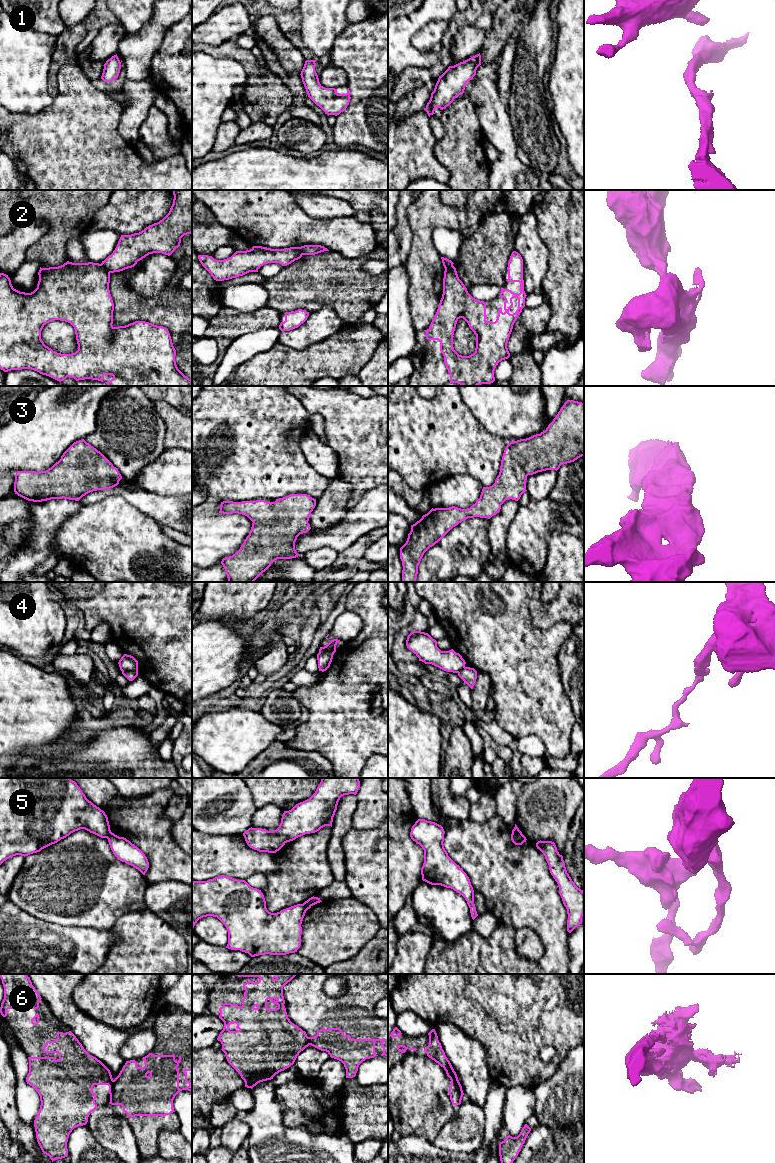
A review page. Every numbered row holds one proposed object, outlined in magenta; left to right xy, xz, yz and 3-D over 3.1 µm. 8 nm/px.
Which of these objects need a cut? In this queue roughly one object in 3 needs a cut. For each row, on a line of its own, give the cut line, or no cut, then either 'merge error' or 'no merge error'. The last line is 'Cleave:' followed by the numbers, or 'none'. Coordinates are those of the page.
1: cut none; no merge error
2: cut xy (101, 263), (109, 273); merge error
3: cut none; no merge error
4: cut xy (137, 671), (122, 672); merge error
5: cut yz (512, 831), (525, 841); merge error
6: cut xy (114, 1080), (110, 1095); merge error
Cleave: 2, 4, 5, 6

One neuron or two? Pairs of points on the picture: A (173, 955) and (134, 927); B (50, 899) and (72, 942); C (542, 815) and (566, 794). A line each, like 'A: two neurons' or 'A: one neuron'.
A: one neuron
B: two neurons
C: one neuron

